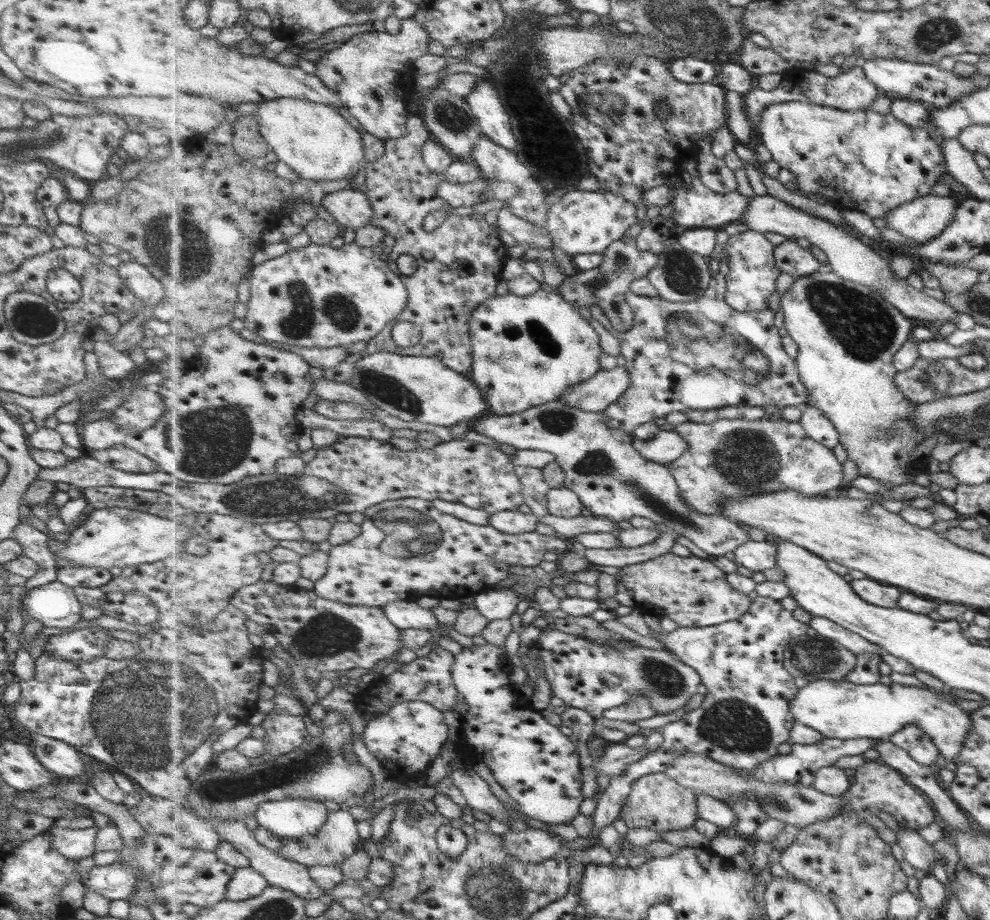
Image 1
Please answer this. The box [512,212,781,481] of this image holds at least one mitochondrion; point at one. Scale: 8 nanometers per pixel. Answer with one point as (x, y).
(681, 273)

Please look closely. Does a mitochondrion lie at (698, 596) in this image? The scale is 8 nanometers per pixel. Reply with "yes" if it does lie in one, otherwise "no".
yes

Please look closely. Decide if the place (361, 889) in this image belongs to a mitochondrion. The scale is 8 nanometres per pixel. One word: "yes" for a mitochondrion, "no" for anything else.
no

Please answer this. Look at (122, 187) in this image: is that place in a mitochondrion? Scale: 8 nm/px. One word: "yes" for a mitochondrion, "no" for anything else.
no

